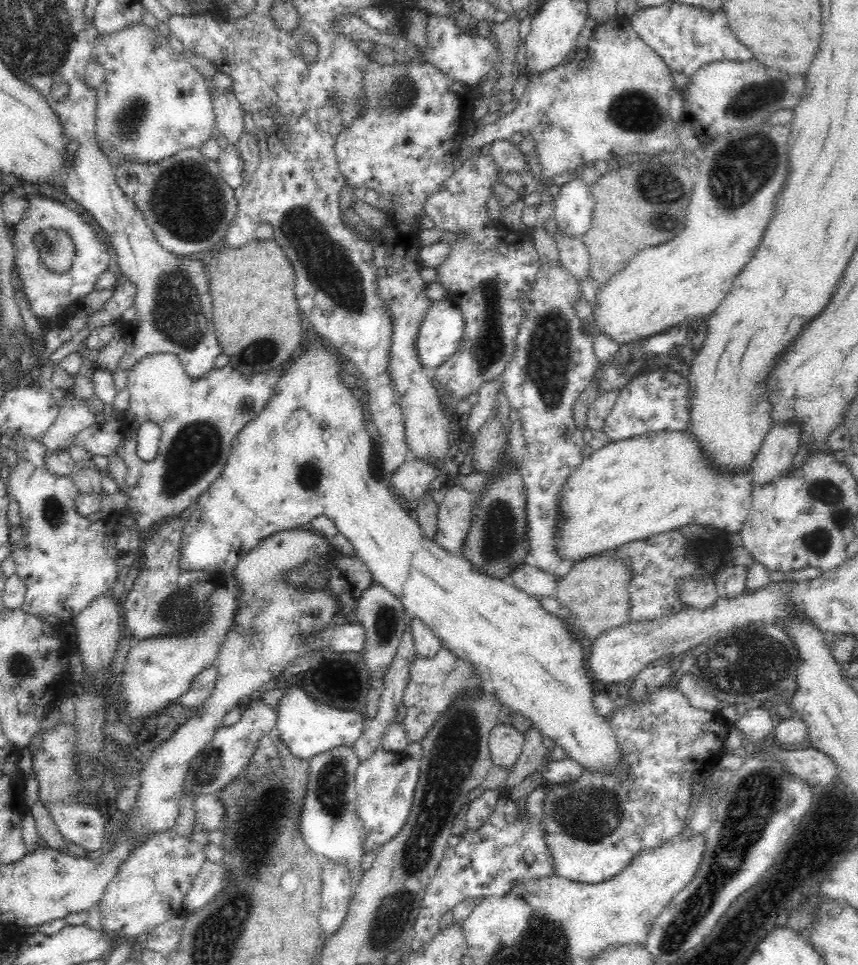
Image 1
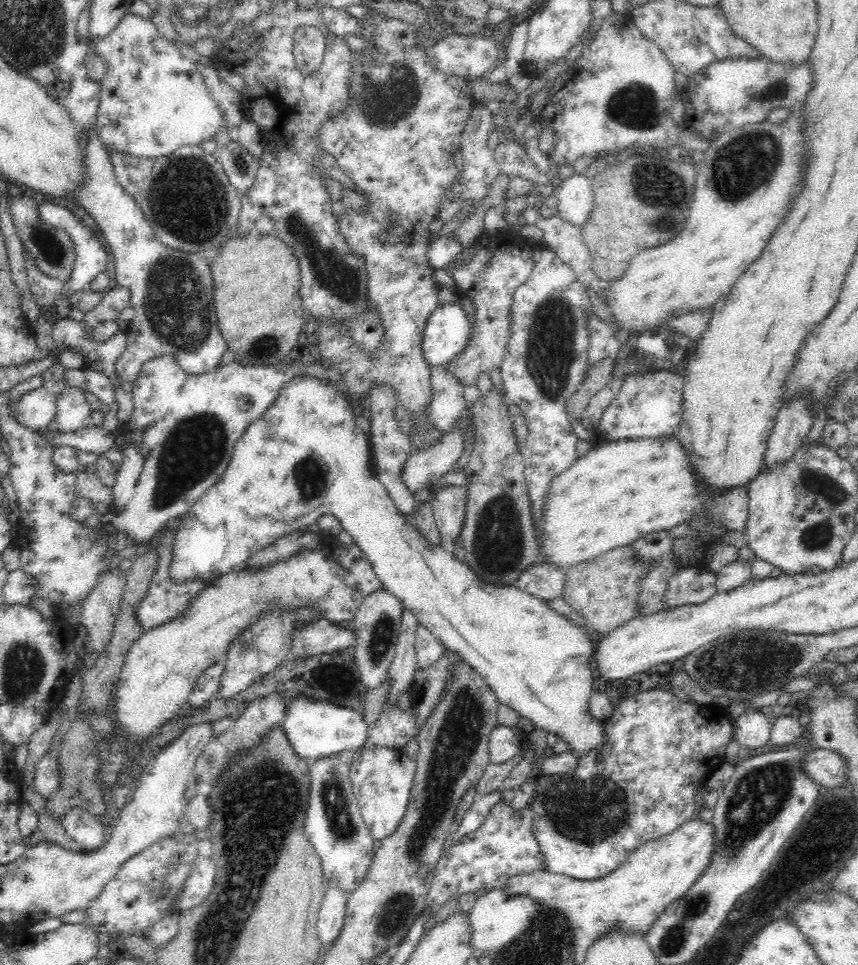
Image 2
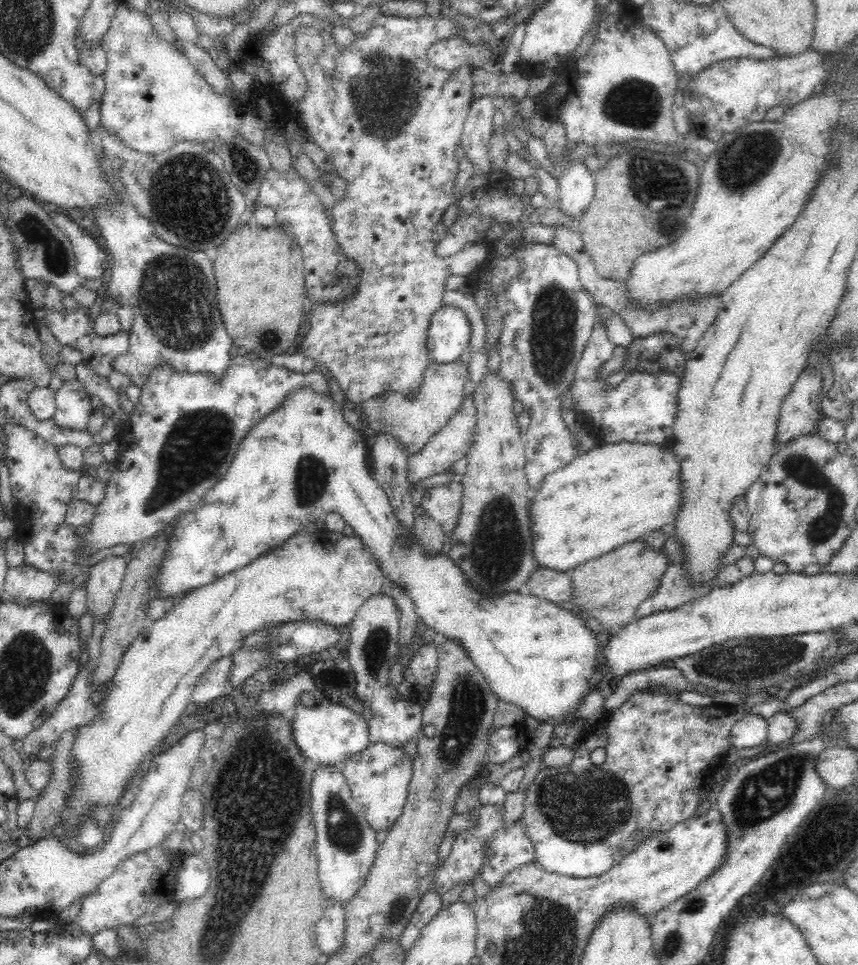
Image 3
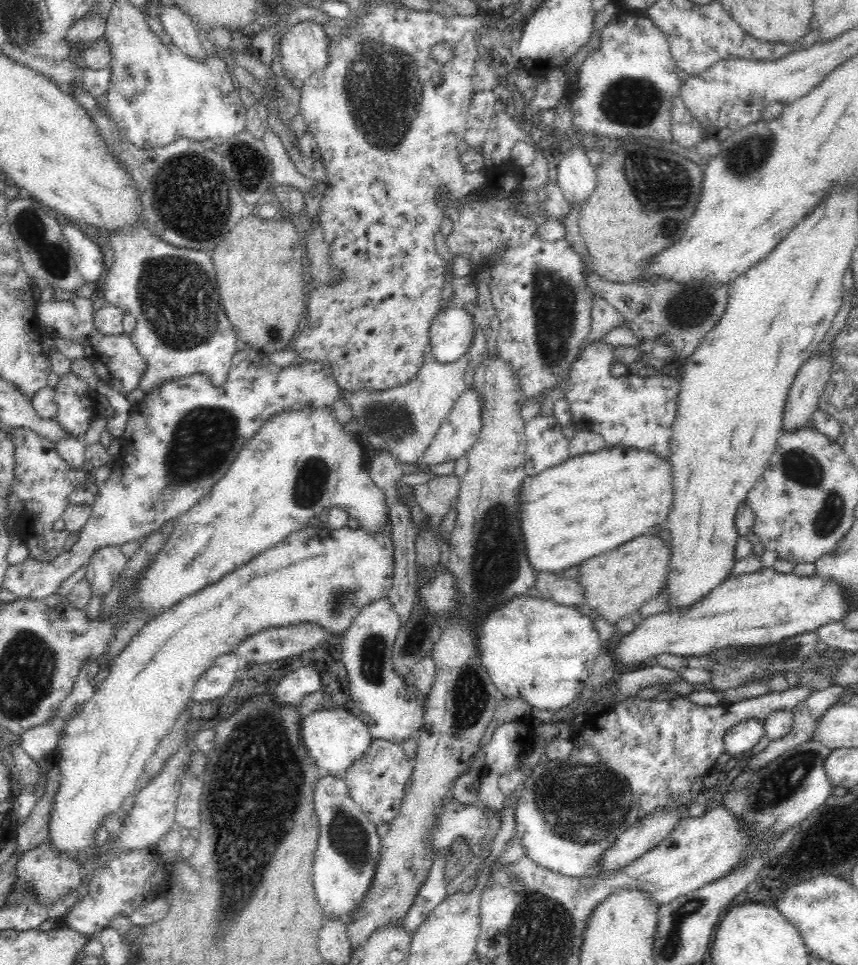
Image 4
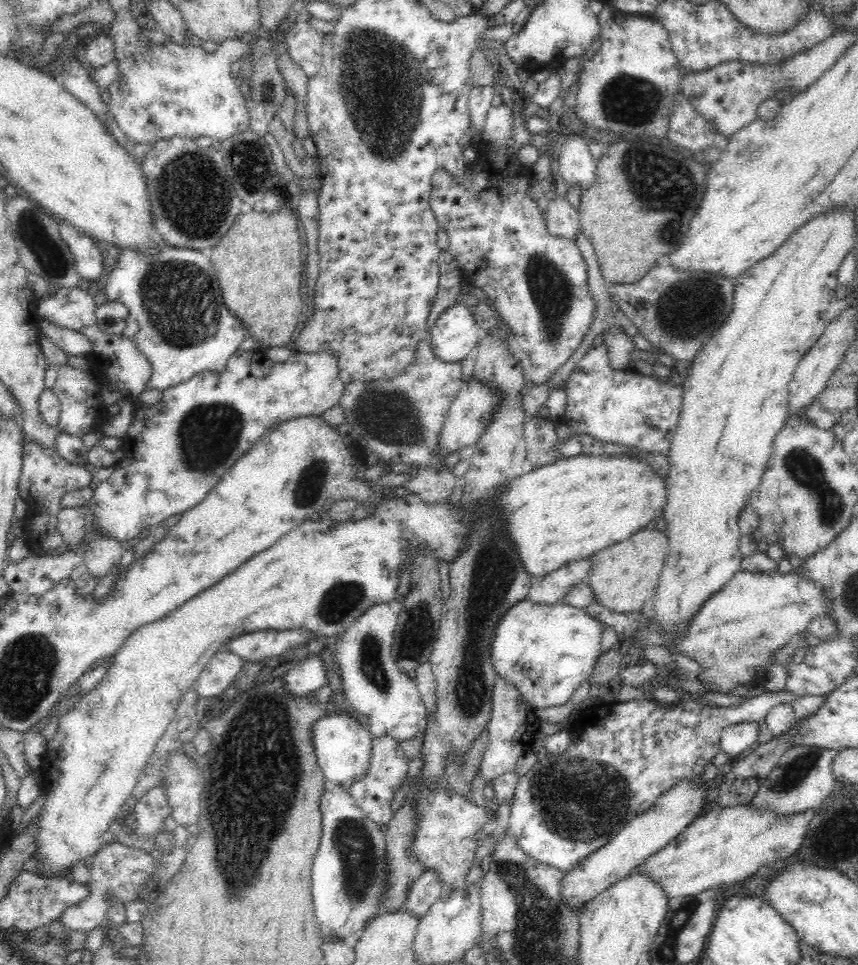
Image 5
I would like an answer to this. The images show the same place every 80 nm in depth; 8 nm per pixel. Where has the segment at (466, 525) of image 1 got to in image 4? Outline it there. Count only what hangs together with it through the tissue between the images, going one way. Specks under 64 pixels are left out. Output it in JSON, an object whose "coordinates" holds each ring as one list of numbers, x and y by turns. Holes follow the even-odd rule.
{"coordinates":[[454,475,436,477,436,480,428,482,428,484,422,484,422,486,416,486,412,488,414,493,412,496,420,508,424,511,424,514,428,518,438,517,440,520,450,512,452,504,457,502,460,489,460,479,457,479]]}

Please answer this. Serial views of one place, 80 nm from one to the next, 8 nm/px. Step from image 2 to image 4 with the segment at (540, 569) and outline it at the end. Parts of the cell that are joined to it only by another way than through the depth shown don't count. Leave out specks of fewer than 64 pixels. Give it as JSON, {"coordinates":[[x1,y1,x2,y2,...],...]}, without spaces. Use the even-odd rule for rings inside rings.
{"coordinates":[[538,572,535,574,533,586,534,589,538,589,538,596,544,600,555,602,560,606,583,609,584,593,574,576,564,573]]}

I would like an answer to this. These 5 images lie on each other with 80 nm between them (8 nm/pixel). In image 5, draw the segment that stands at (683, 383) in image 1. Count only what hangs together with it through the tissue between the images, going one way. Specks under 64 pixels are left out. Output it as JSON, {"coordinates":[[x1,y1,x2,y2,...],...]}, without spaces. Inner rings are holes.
{"coordinates":[[607,346,589,348,569,375,563,387,567,396,564,425,572,433,585,433,604,443,638,448,641,452,654,452,669,456,669,447,676,429,682,402,682,390,670,386,666,379,646,377,626,370,615,371,610,366]]}

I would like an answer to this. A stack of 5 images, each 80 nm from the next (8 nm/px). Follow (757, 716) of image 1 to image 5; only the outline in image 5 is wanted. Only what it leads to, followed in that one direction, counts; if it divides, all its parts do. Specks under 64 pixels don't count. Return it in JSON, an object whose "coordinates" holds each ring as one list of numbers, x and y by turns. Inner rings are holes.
{"coordinates":[[741,722,727,726,721,736,721,750,738,759,746,748,756,744,758,726,756,722]]}

